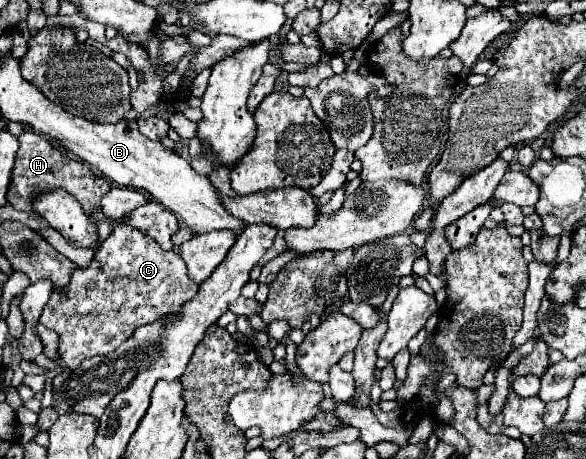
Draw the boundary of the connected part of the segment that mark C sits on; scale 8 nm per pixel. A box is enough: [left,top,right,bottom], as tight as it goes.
[40,224,198,372]

